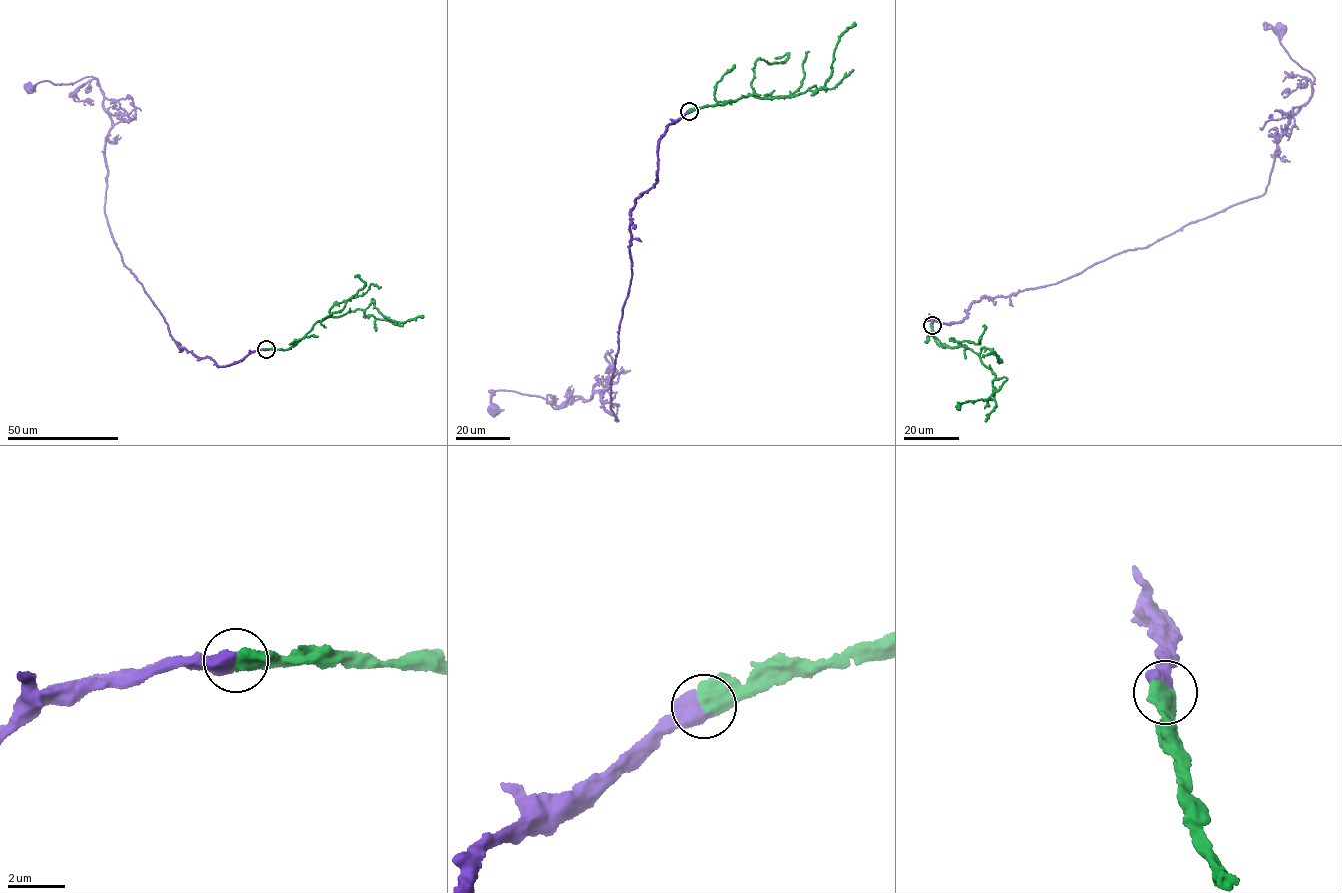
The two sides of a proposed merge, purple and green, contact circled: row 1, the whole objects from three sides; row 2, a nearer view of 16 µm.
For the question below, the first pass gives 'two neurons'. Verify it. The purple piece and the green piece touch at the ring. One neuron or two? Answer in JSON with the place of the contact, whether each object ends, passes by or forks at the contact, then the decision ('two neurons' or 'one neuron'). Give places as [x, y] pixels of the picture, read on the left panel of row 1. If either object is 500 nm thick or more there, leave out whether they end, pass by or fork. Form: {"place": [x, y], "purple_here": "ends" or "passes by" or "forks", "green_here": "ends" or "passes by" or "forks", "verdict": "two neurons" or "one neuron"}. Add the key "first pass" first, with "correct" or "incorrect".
{"first pass": "incorrect", "place": [266, 349], "verdict": "one neuron"}

